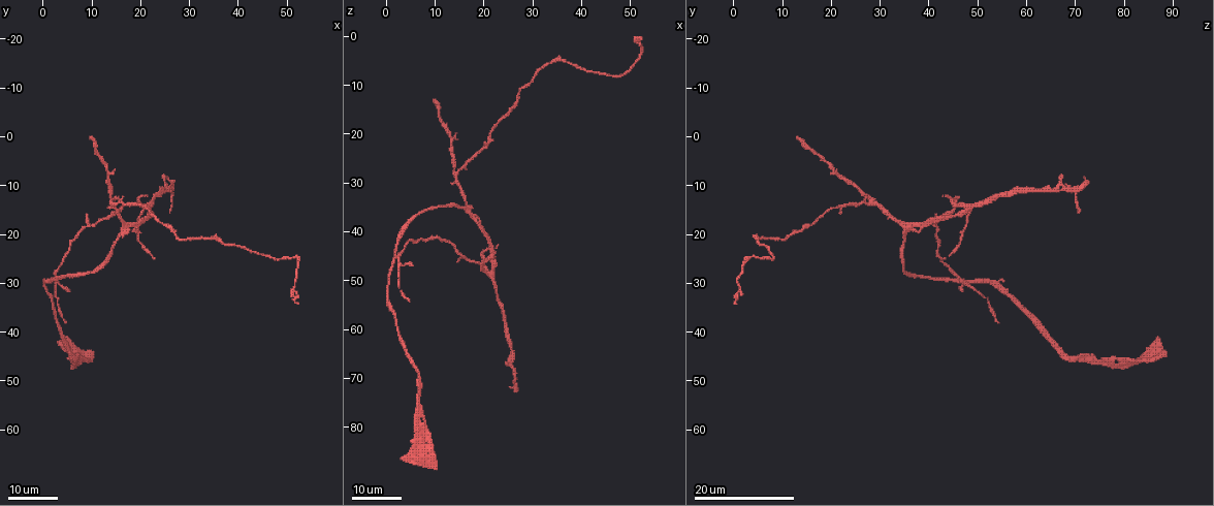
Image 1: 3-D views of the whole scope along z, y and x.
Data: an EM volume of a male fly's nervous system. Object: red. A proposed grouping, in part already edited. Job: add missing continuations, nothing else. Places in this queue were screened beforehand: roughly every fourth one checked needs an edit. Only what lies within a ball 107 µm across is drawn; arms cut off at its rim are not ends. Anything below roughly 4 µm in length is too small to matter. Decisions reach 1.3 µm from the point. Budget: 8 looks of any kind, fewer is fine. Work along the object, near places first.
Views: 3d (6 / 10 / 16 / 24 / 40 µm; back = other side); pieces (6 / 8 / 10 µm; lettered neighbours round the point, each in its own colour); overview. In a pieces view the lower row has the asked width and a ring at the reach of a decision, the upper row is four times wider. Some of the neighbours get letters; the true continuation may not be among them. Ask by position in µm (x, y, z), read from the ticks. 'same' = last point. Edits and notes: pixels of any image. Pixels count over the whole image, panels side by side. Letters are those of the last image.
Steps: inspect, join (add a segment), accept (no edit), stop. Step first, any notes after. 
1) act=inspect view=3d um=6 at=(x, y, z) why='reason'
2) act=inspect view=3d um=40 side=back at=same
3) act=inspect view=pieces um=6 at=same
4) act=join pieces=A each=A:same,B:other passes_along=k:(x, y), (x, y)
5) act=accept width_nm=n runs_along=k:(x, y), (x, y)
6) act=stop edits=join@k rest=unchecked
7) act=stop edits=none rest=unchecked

act=inspect view=3d um=16 at=(23.0, 25.5, 42.5) why='branch stops here'

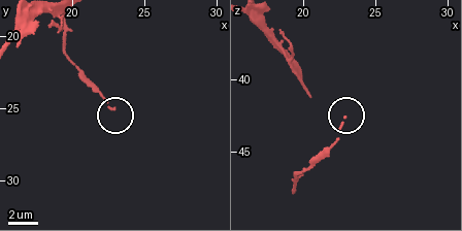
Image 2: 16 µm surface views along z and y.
act=inspect view=pieces um=8 at=(23.0, 25.2, 42.6)

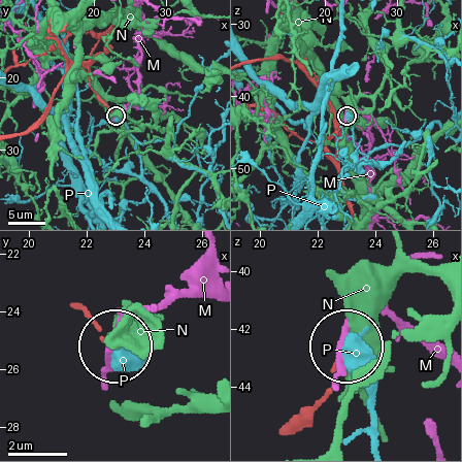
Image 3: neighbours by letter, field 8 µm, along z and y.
act=accept width_nm=120 each=M:other,N:other,P:other found='none of them fits'

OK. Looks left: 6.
act=inspect view=3d um=24 at=(4.0, 38.0, 54.0) why='free end'

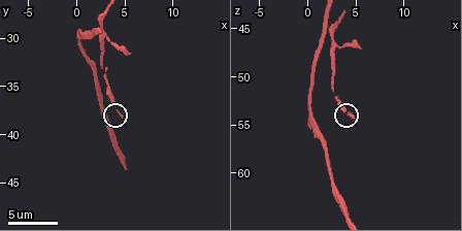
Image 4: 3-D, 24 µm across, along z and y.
act=inspect view=pieces um=6 at=(4.6, 37.8, 54.0)

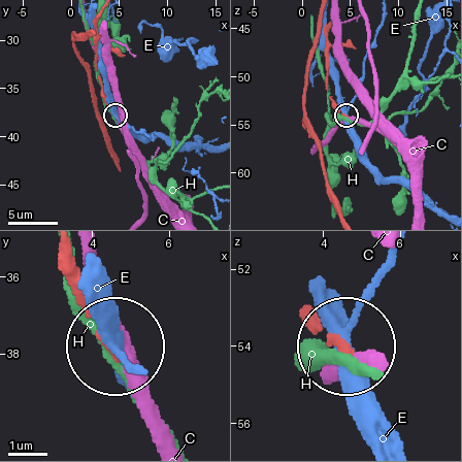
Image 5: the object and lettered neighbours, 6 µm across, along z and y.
act=accept each=C:other,E:other,H:other runs_along=5:(61, 261), (107, 347) found='no lettered segment goes on from it'

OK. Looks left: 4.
act=inspect view=3d um=24 at=(21.0, 12.0, 43.0) why='an open end'

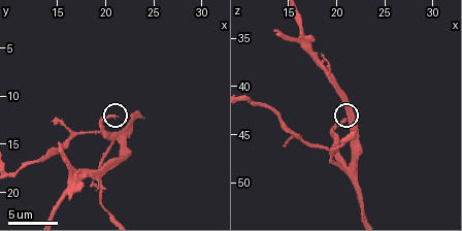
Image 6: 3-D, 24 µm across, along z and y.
act=inspect view=pieces um=10 at=same

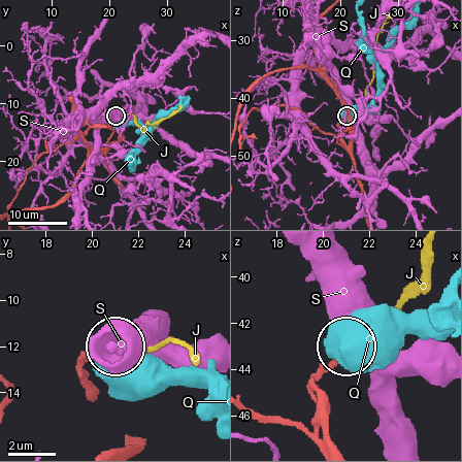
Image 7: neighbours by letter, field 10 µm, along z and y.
act=join pieces=J width_nm=60 each=J:same,Q:other,S:other found='it goes on there'

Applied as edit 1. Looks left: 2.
act=stop edits=join@7 rest=unchecked

